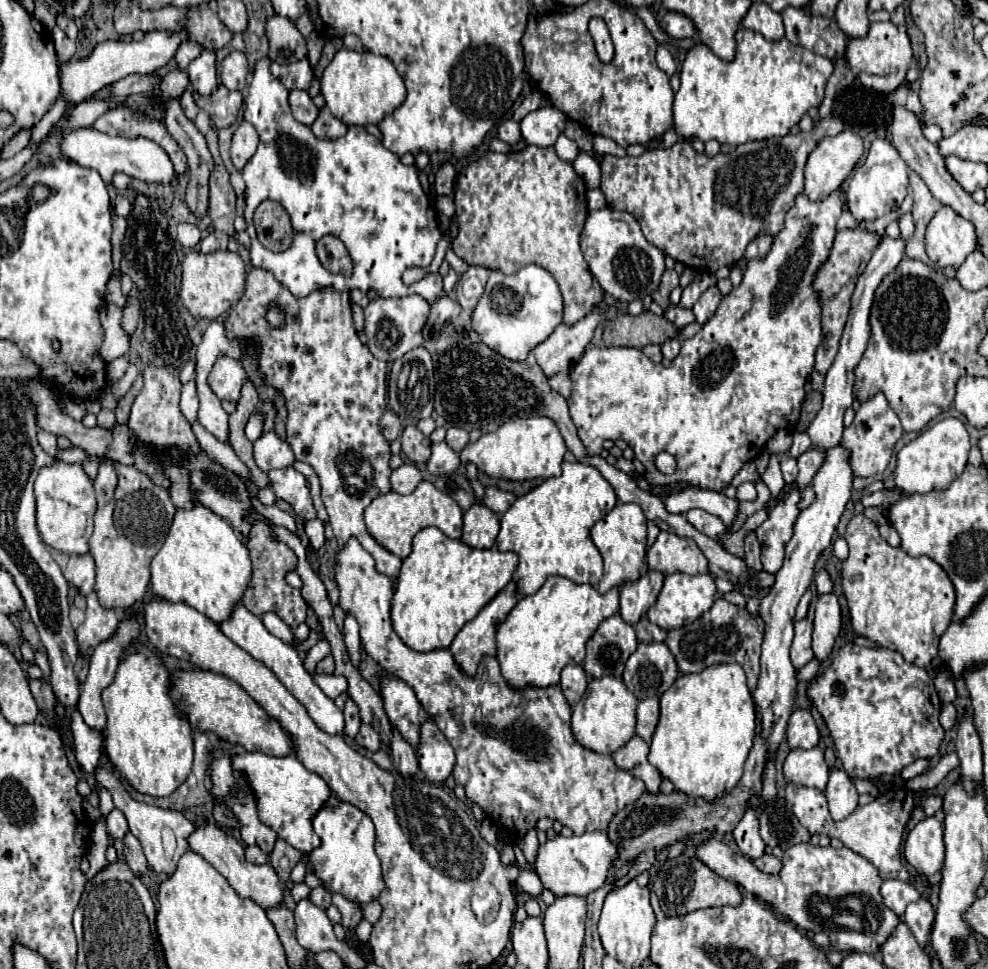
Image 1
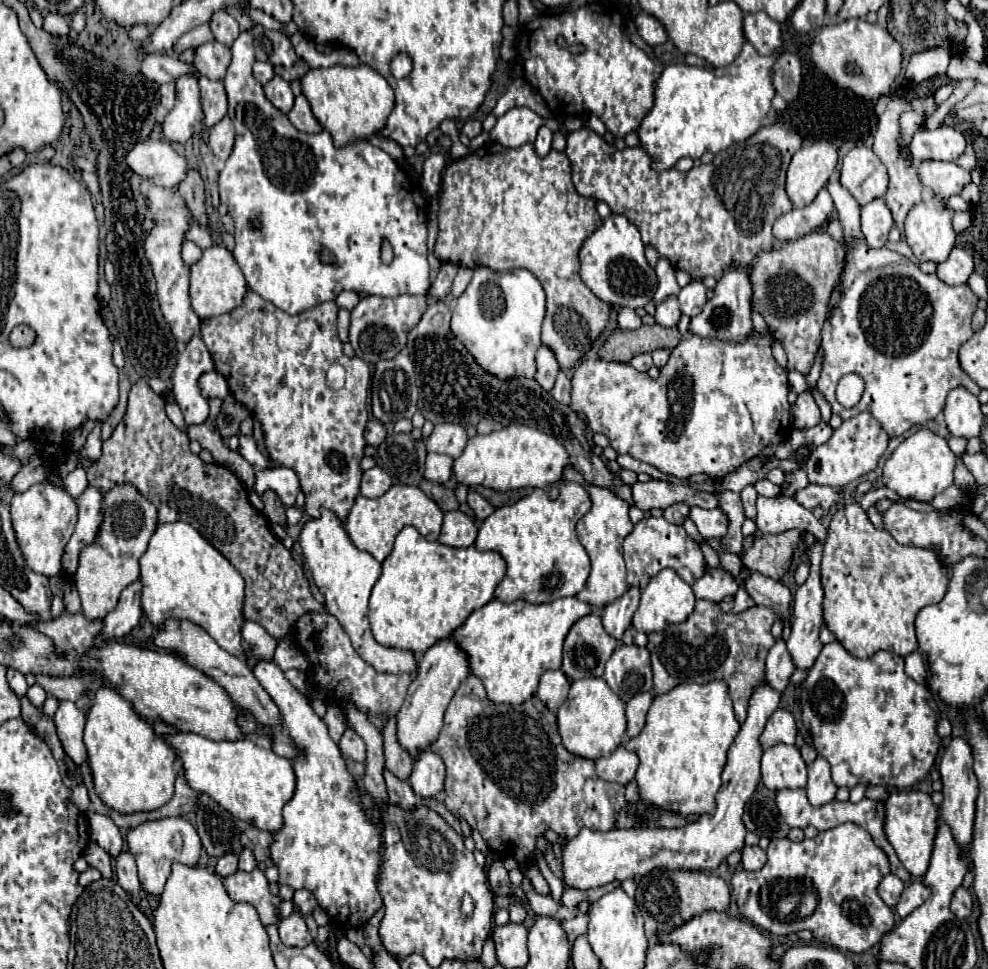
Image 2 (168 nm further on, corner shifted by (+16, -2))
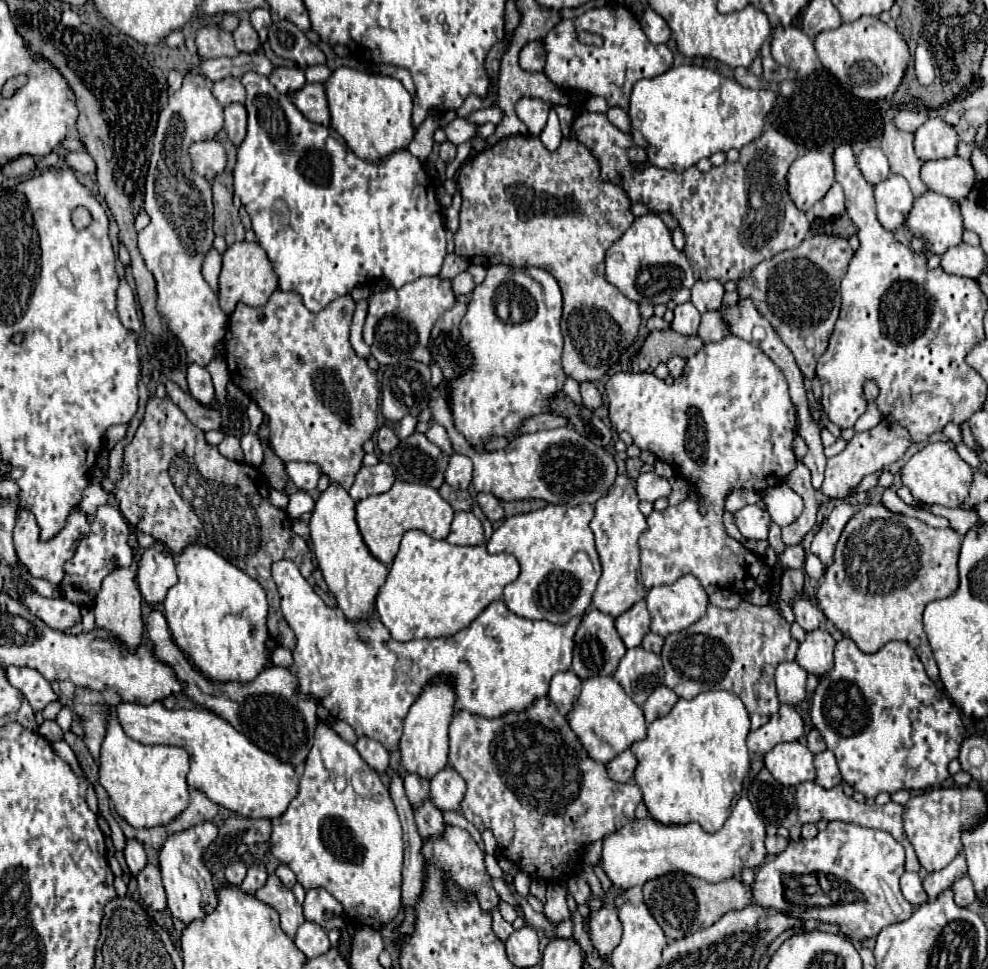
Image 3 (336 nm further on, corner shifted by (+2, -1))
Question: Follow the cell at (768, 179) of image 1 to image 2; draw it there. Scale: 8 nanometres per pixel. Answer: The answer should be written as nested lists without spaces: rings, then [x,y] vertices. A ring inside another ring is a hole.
[[[772,124],[762,126],[748,140],[732,144],[728,150],[716,154],[710,164],[694,166],[688,172],[680,172],[676,168],[656,172],[650,166],[648,154],[640,146],[618,150],[614,144],[606,142],[604,136],[582,126],[580,130],[568,132],[564,152],[572,162],[572,182],[578,194],[606,202],[614,214],[624,214],[630,222],[636,222],[644,244],[652,244],[660,256],[668,258],[674,268],[690,274],[692,280],[702,280],[706,276],[720,280],[728,266],[748,266],[756,254],[772,250],[776,242],[772,224],[792,210],[792,202],[784,190],[784,180],[790,158],[800,146],[802,138],[798,134],[792,134],[786,126]]]

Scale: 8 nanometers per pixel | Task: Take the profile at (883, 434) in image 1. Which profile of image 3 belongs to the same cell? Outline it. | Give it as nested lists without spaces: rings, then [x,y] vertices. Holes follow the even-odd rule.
[[[882,419],[870,431],[856,433],[848,441],[848,445],[844,447],[842,453],[828,459],[826,477],[824,477],[824,483],[822,483],[824,495],[828,495],[830,499],[836,499],[836,497],[842,499],[848,489],[856,487],[862,481],[862,477],[872,475],[872,473],[880,473],[880,471],[888,469],[892,463],[896,463],[904,455],[904,451],[908,447],[910,447],[908,431],[904,427],[900,427],[900,425],[896,425],[896,423],[888,423],[886,419]]]

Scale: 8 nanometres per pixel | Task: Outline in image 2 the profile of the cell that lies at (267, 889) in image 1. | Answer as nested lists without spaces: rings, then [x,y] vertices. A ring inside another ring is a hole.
[[[260,868],[252,870],[252,874],[236,872],[234,876],[224,878],[224,886],[232,900],[252,904],[258,910],[264,926],[278,924],[278,916],[276,916],[278,896],[270,892],[268,880]]]

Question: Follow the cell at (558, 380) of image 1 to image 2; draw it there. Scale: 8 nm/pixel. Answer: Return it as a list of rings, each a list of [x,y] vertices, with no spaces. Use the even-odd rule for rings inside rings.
[[[560,370],[558,378],[556,378],[556,384],[552,388],[552,398],[556,398],[558,402],[564,402],[564,404],[570,404],[570,390],[572,390],[570,374]]]

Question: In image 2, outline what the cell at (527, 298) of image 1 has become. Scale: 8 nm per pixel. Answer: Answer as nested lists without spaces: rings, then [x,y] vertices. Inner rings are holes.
[[[476,268],[468,288],[456,298],[450,320],[452,332],[474,356],[476,364],[488,374],[510,380],[516,376],[536,376],[536,352],[540,348],[540,326],[544,320],[546,296],[538,278],[528,270],[494,272],[490,268]],[[482,288],[482,292],[480,292]],[[482,302],[482,304],[480,304]],[[504,304],[504,314],[502,314]]]

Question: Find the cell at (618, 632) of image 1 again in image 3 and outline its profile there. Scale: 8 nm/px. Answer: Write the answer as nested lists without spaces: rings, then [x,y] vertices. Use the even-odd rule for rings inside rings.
[[[592,609],[582,617],[582,623],[580,623],[576,637],[574,637],[574,645],[576,647],[574,647],[572,669],[582,681],[596,677],[596,675],[612,675],[614,669],[618,667],[618,661],[626,653],[626,645],[622,643],[620,635],[614,627],[614,619],[606,613],[600,613],[598,609]]]

